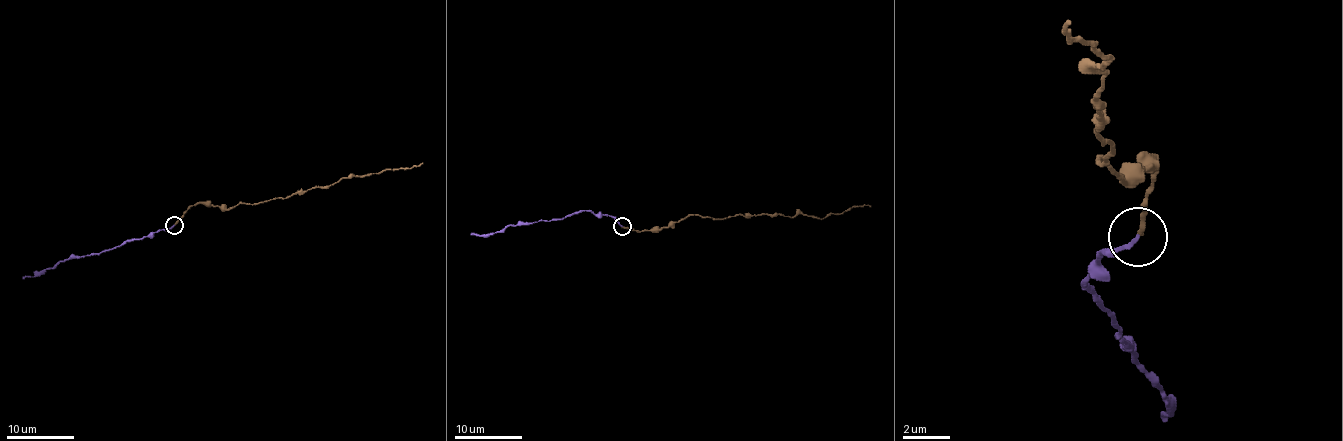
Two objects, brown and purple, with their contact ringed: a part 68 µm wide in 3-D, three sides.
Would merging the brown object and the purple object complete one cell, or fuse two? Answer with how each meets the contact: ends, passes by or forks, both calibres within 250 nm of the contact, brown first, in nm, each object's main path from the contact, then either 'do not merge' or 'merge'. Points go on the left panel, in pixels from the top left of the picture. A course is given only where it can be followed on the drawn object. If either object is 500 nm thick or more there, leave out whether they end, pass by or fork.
brown ends; purple ends; calibres 190 and 180 nm; course brown (174, 226), (198, 204), (231, 209), (238, 204), (287, 199), (316, 187), (329, 187), (343, 178), (422, 163); course purple (174, 226), (85, 256), (69, 256), (52, 268), (22, 278); merge

